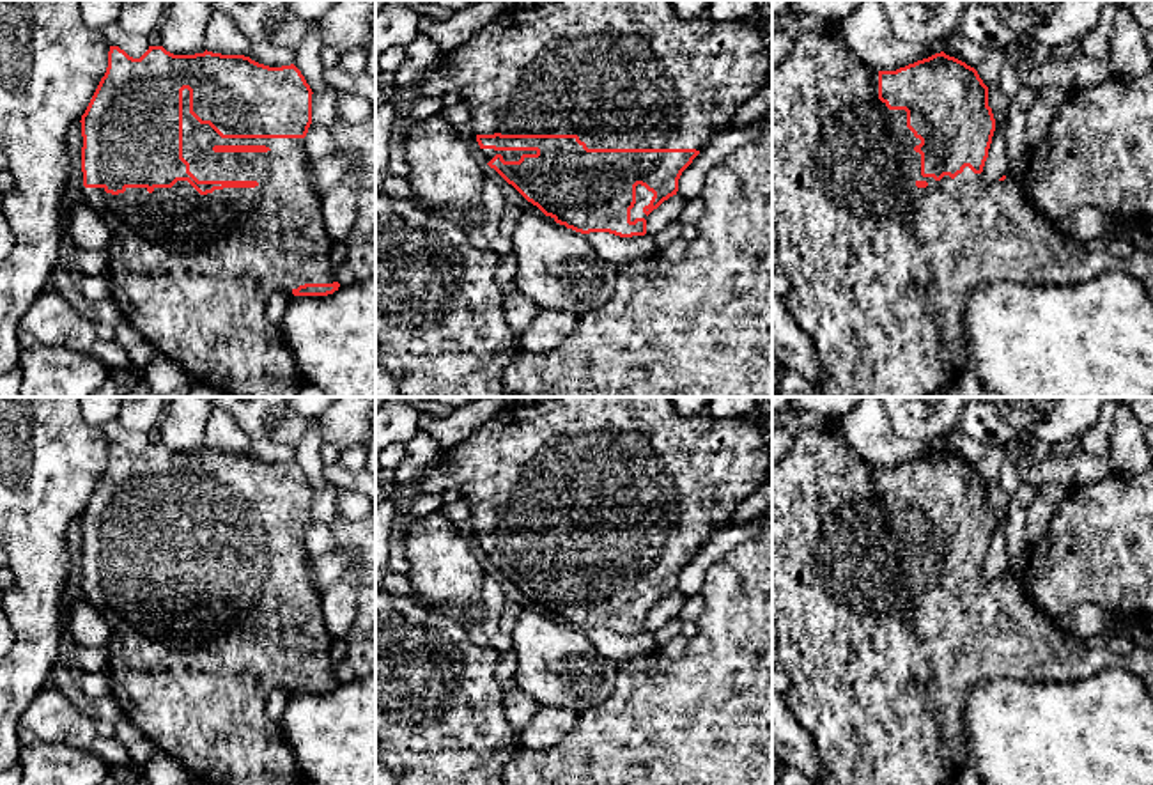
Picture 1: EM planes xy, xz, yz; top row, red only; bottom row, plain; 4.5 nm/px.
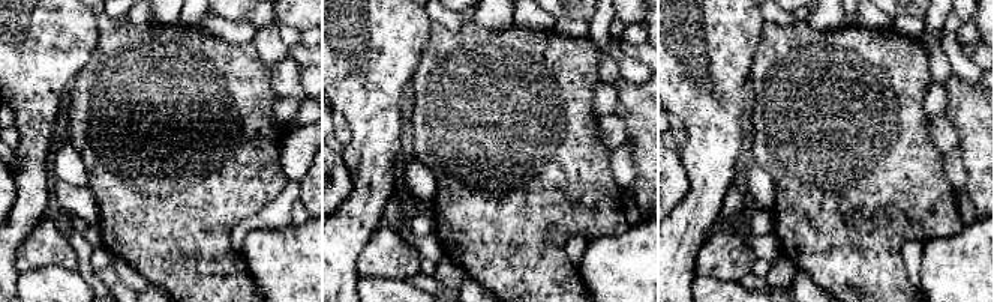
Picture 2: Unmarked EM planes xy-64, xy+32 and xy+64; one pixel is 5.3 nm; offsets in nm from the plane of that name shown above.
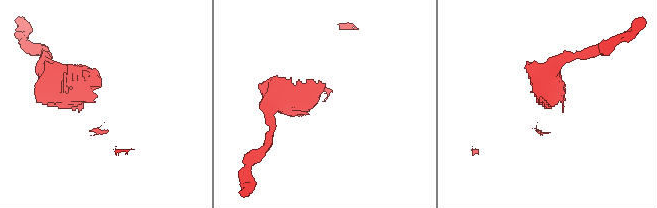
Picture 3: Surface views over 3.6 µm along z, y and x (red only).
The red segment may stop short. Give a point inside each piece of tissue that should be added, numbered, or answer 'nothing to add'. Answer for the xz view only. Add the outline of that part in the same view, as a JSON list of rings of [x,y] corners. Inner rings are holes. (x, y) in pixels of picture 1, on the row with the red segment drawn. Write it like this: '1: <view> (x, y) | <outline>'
1: xz (619, 73) | [[[549,0],[517,11],[507,9],[489,25],[471,35],[462,46],[425,73],[411,89],[413,96],[441,97],[453,92],[469,106],[475,135],[577,135],[588,149],[696,149],[701,151],[721,131],[728,129],[739,108],[751,99],[767,82],[772,60],[772,44],[762,27],[744,21],[714,23],[701,16],[682,19],[669,0]]]

